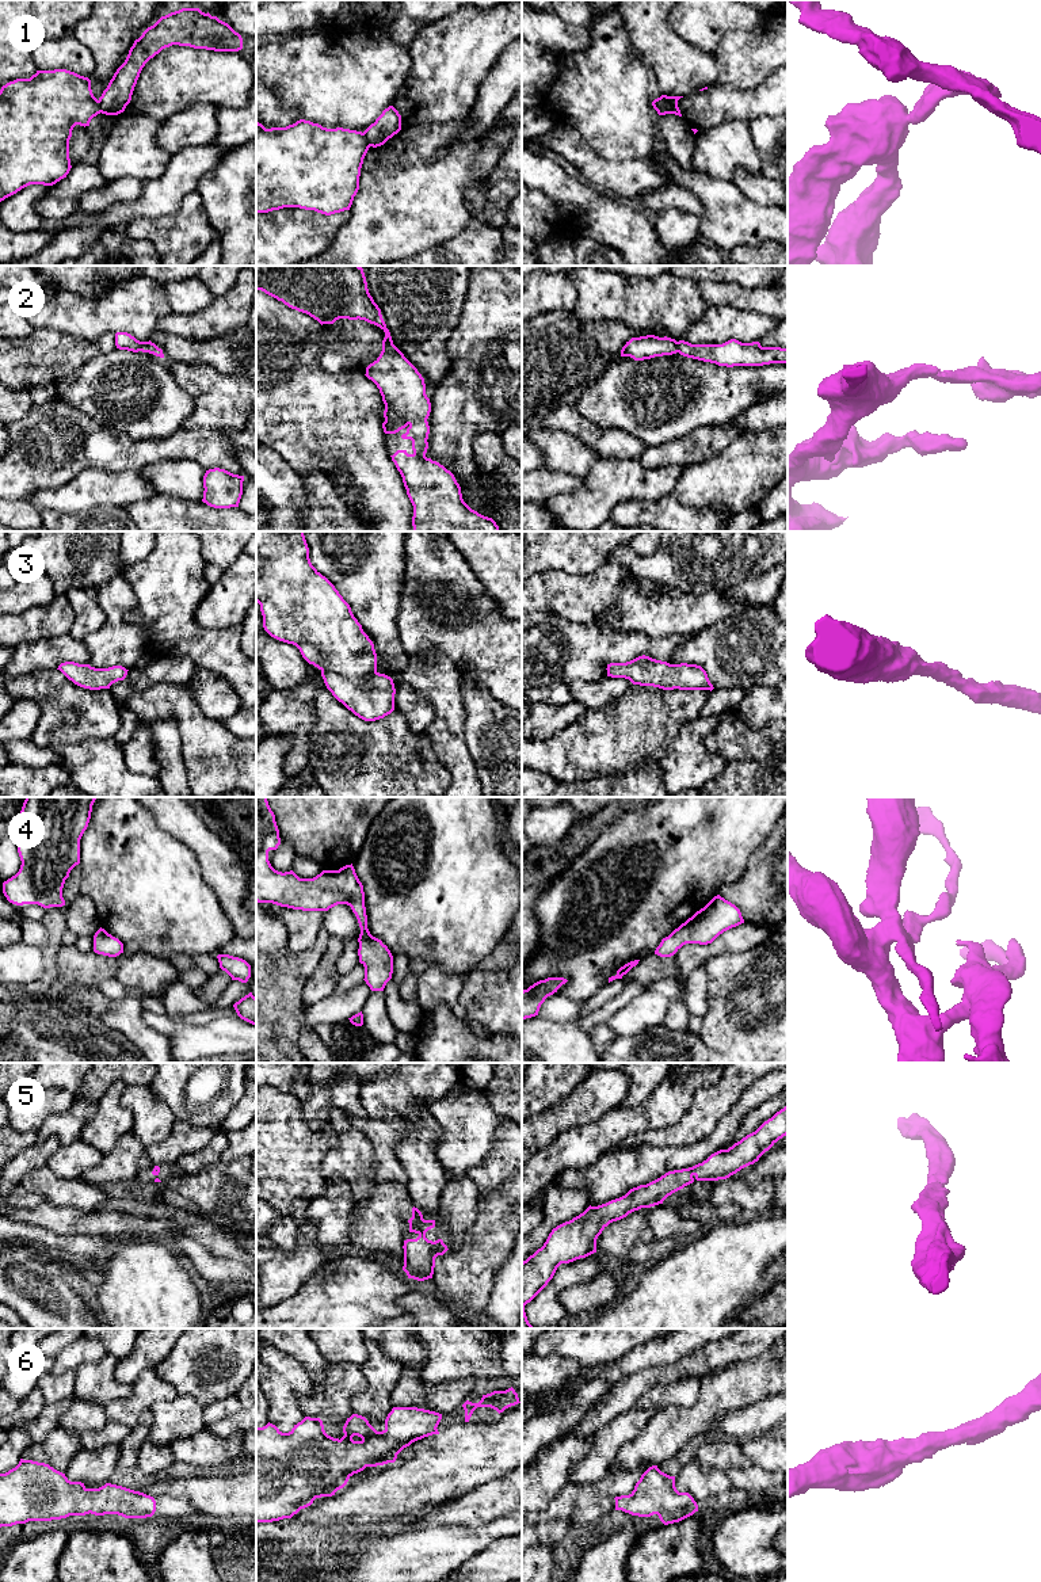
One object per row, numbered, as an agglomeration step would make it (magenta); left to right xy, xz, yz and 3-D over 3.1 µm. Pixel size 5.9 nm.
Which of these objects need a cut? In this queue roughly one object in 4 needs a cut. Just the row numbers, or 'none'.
1

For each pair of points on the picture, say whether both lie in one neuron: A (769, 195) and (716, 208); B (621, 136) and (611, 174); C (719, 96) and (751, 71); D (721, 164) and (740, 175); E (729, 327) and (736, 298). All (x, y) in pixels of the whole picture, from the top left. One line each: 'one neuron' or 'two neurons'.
A: two neurons
B: two neurons
C: two neurons
D: two neurons
E: two neurons

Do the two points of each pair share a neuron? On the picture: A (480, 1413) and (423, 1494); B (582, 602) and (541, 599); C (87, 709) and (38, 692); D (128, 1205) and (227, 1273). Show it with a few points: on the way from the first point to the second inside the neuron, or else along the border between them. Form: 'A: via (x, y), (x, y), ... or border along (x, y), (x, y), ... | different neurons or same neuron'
A: border along (499, 1414), (488, 1420), (469, 1422) | different neurons
B: via (572, 599), (550, 599) | same neuron
C: via (75, 705), (64, 704), (50, 692) | same neuron
D: border along (228, 1260), (241, 1264) | different neurons

